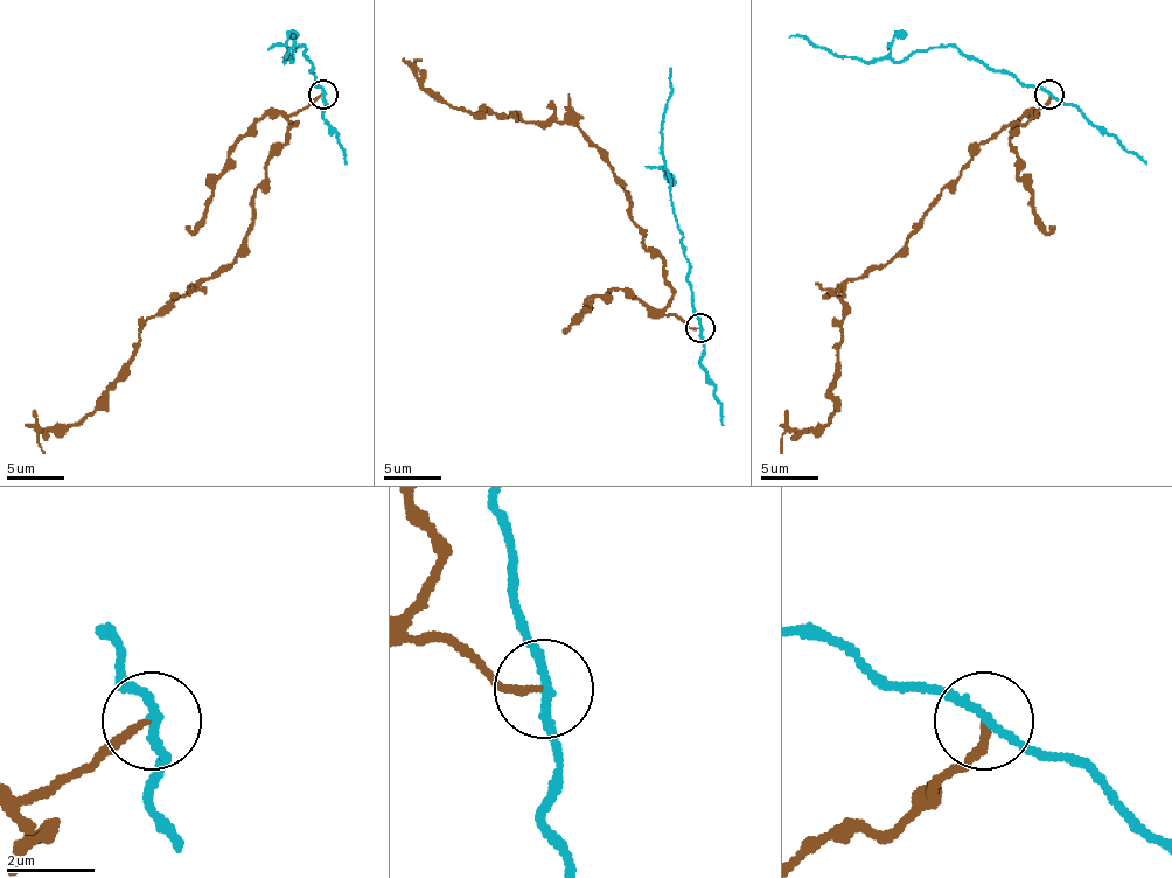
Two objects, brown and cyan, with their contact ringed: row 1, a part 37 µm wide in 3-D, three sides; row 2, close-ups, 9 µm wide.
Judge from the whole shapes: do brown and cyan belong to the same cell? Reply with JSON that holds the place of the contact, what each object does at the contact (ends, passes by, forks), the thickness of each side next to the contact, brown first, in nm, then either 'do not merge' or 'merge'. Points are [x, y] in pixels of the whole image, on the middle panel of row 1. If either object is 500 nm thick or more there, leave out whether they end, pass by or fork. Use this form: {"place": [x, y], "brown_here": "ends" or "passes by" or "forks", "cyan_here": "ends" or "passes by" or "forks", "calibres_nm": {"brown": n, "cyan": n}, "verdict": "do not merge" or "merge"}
{"place": [700, 328], "brown_here": "ends", "cyan_here": "passes by", "calibres_nm": {"brown": 160, "cyan": 190}, "verdict": "do not merge"}

